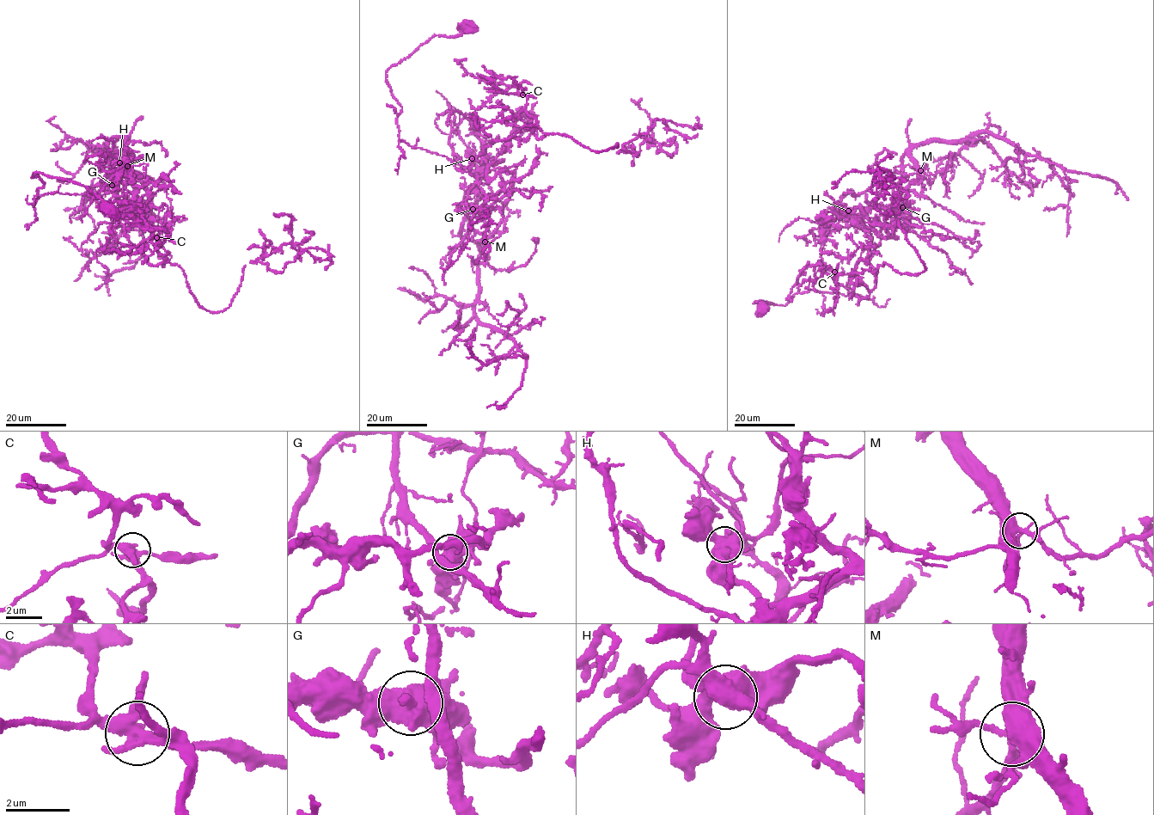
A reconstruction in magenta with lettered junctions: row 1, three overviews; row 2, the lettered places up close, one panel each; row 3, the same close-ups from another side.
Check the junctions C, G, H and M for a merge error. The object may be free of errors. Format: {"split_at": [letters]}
{"split_at": ["H"]}

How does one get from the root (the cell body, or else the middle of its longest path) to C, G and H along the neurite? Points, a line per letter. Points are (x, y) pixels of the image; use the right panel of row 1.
C: (761, 308), (812, 290), (847, 295), (879, 242), (877, 280), (834, 272)
G: (761, 308), (754, 302), (785, 305), (812, 290), (847, 295), (861, 254), (902, 207)
H: (761, 308), (754, 302), (785, 305), (796, 293), (812, 290), (848, 294), (848, 280), (872, 237), (848, 211)

